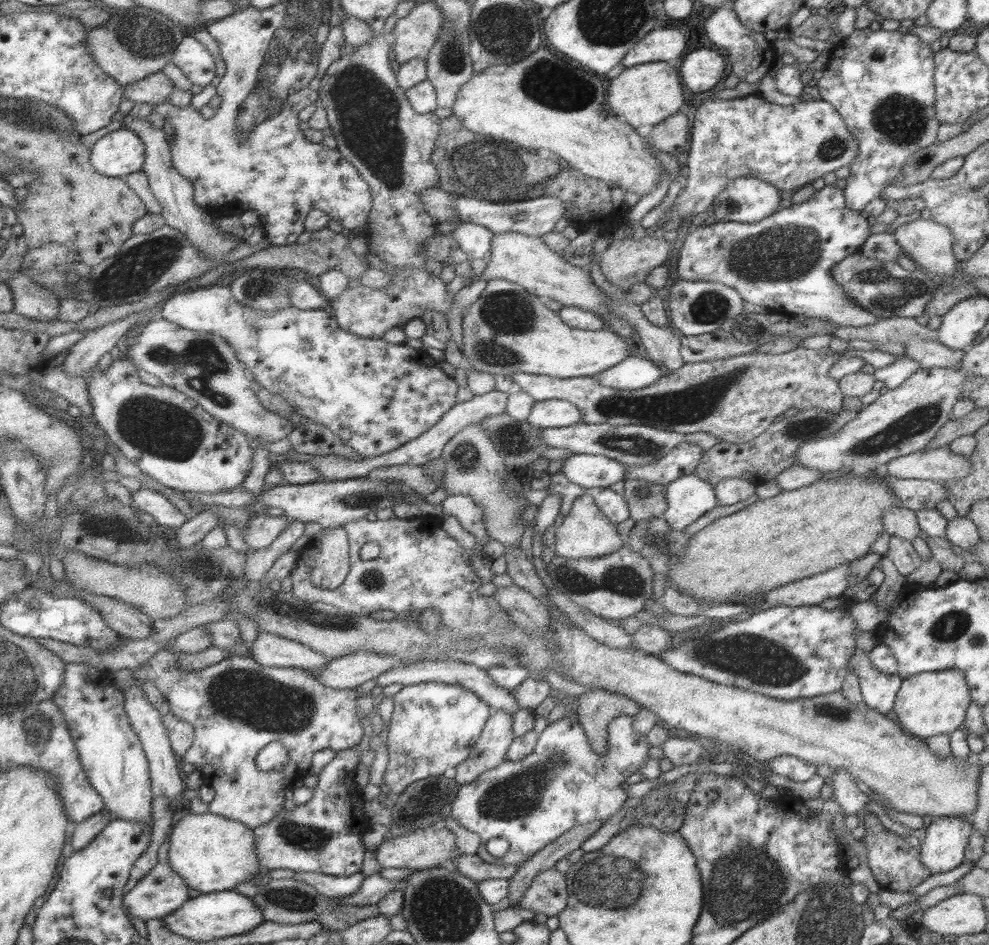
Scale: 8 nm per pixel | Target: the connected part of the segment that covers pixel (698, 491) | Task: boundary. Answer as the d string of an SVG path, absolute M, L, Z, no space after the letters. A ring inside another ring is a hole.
M694 472L665 485L666 507L658 516L671 530L684 528L716 506L713 487Z

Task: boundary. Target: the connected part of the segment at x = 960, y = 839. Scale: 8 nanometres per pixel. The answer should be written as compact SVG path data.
M932 817L919 846L921 864L931 875L955 868L962 863L971 833L969 818Z

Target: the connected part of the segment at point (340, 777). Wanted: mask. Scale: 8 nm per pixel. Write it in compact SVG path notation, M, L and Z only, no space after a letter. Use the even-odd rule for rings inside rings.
M352 747L349 749L336 751L333 760L331 760L331 762L329 762L317 775L317 785L312 788L312 797L307 802L296 805L296 808L291 811L283 809L277 816L275 816L275 818L272 818L269 822L251 829L251 832L254 836L254 855L258 860L258 866L261 866L261 868L269 868L269 870L285 868L285 870L303 871L304 873L321 873L333 876L349 876L350 874L361 872L361 859L363 858L363 853L366 851L363 849L363 845L361 844L361 835L367 830L369 826L368 817L364 814L369 793L362 792L355 786L355 782L353 781L358 764L357 757L359 754L361 754L359 748Z

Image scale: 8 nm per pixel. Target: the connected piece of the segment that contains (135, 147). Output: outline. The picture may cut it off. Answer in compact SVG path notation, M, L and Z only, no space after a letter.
M117 129L100 137L90 147L91 167L102 176L124 179L128 174L137 173L145 161L145 150L140 138L130 130Z

